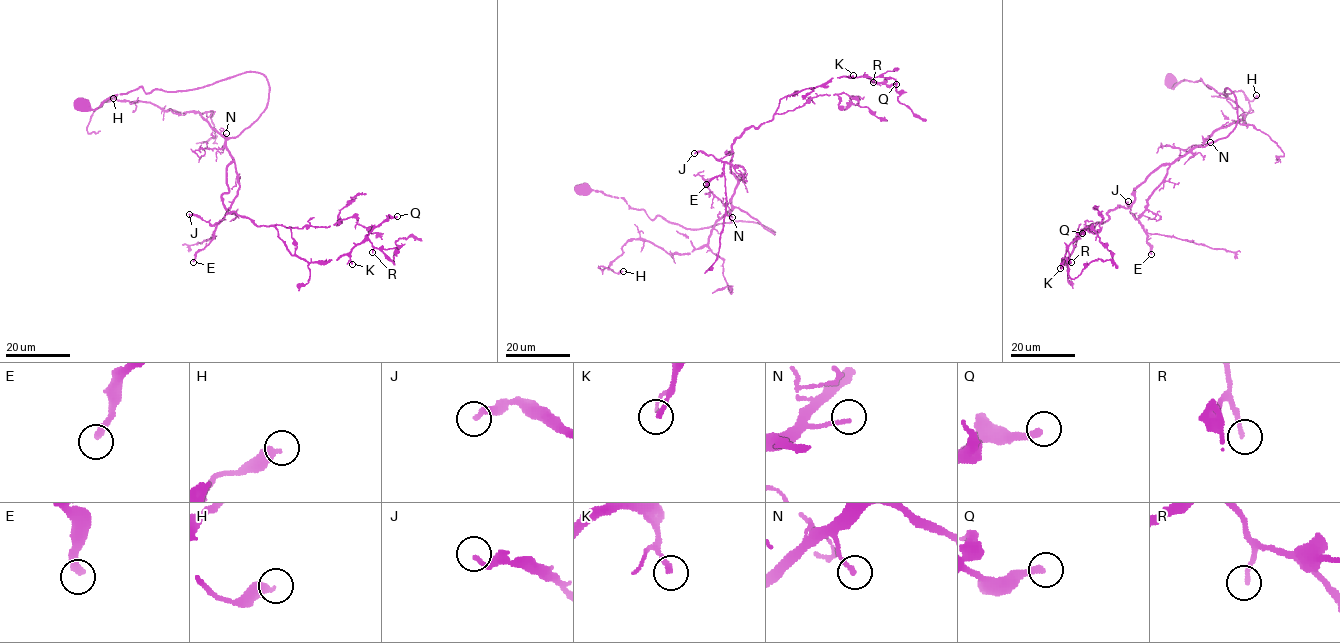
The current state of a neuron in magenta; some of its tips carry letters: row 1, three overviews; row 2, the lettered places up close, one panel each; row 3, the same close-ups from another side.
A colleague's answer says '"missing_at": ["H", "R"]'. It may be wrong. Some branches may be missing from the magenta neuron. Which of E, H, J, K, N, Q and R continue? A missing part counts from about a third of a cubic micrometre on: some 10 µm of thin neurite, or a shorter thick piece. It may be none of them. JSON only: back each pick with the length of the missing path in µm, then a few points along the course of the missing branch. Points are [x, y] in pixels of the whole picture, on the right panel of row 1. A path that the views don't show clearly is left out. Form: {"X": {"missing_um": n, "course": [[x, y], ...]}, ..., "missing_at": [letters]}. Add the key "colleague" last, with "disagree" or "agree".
{"Q": {"missing_um": 30}, "R": {"missing_um": 20, "course": [[1071, 262], [1078, 275], [1081, 275], [1082, 264], [1074, 255]]}, "missing_at": ["Q", "R"], "colleague": "disagree"}

